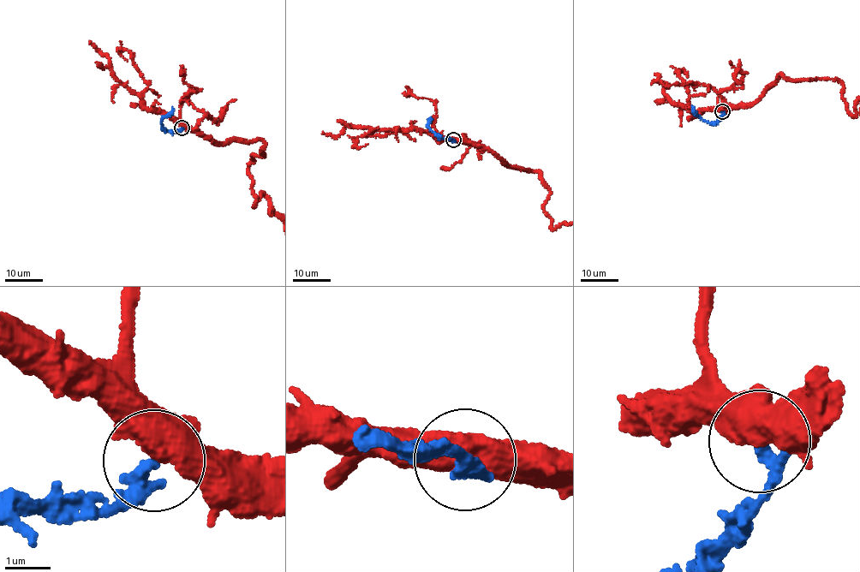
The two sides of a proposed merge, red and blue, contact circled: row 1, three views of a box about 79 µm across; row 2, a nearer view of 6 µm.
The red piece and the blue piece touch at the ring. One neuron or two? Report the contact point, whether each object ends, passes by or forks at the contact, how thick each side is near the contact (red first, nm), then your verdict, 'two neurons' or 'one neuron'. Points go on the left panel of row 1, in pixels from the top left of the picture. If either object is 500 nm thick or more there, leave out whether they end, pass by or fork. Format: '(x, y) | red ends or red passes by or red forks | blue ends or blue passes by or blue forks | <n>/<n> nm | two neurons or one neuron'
(182, 128) | red forks | blue ends | 440/320 nm | two neurons

